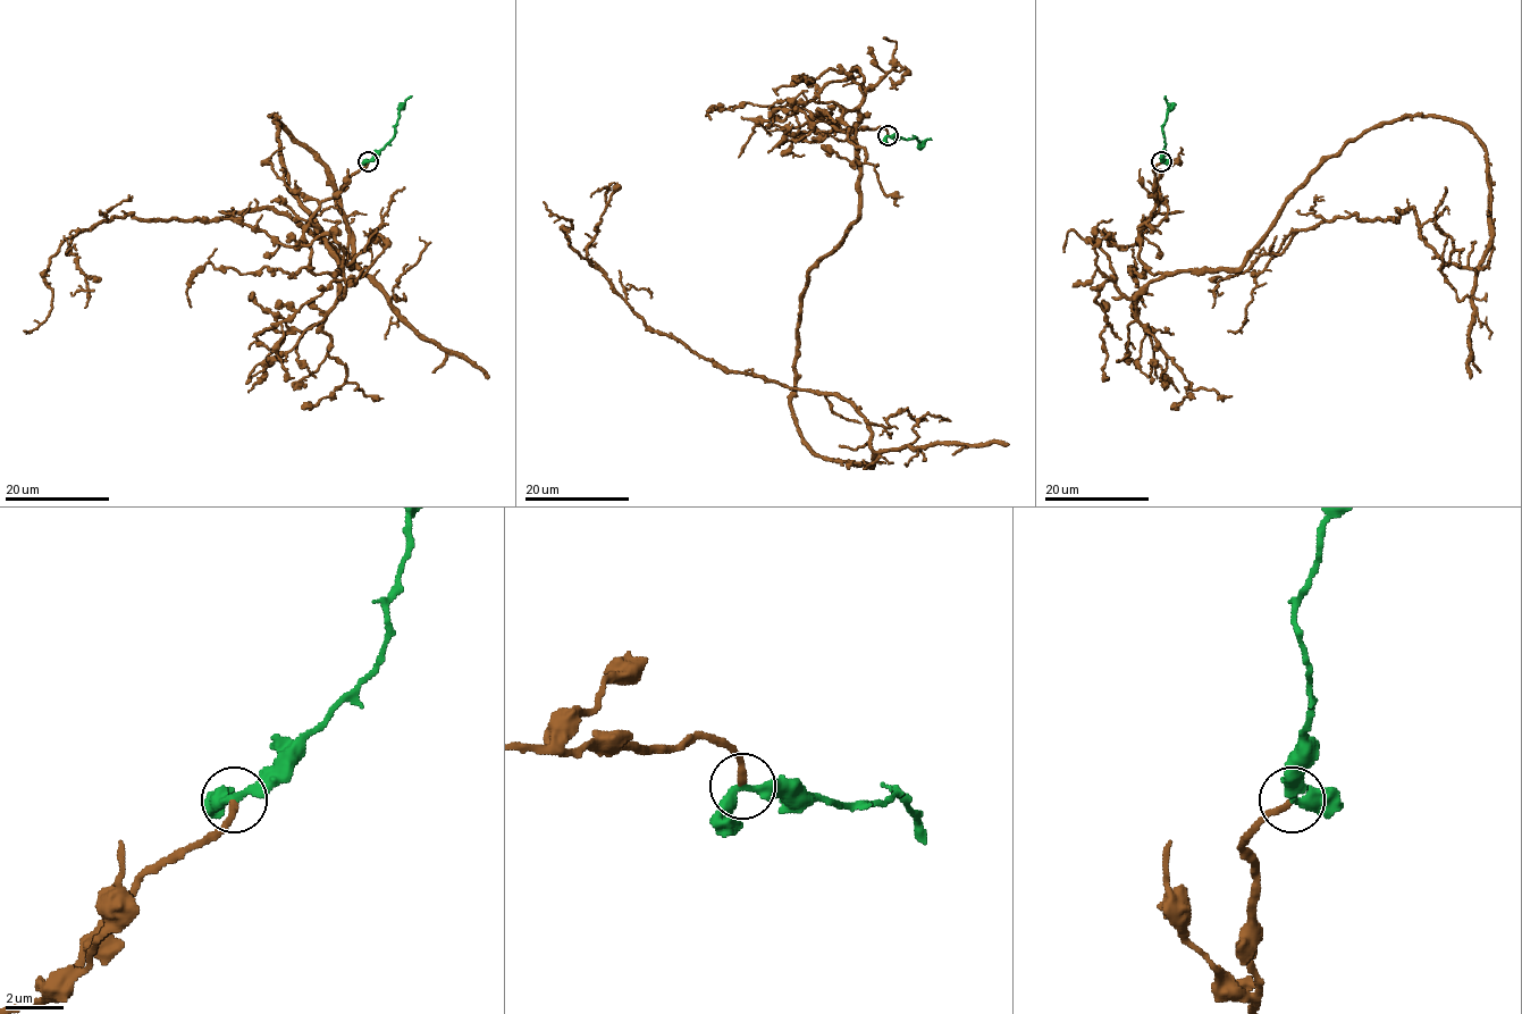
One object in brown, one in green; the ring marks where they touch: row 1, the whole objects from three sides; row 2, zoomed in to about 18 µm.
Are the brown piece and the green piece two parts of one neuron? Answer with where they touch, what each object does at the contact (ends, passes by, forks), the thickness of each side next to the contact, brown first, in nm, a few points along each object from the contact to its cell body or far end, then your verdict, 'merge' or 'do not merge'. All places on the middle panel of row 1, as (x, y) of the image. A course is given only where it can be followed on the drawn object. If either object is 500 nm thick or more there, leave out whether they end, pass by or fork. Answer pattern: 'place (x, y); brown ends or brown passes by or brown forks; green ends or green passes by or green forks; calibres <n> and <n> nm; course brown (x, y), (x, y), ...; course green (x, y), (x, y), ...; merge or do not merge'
place (888, 135); brown ends; green passes by; calibres 220 and 320 nm; course brown (886, 135), (824, 112), (859, 211), (808, 273), (790, 410), (869, 466), (848, 401), (658, 334), (543, 202); course green (886, 135), (906, 140), (915, 136), (924, 142), (932, 140); merge

